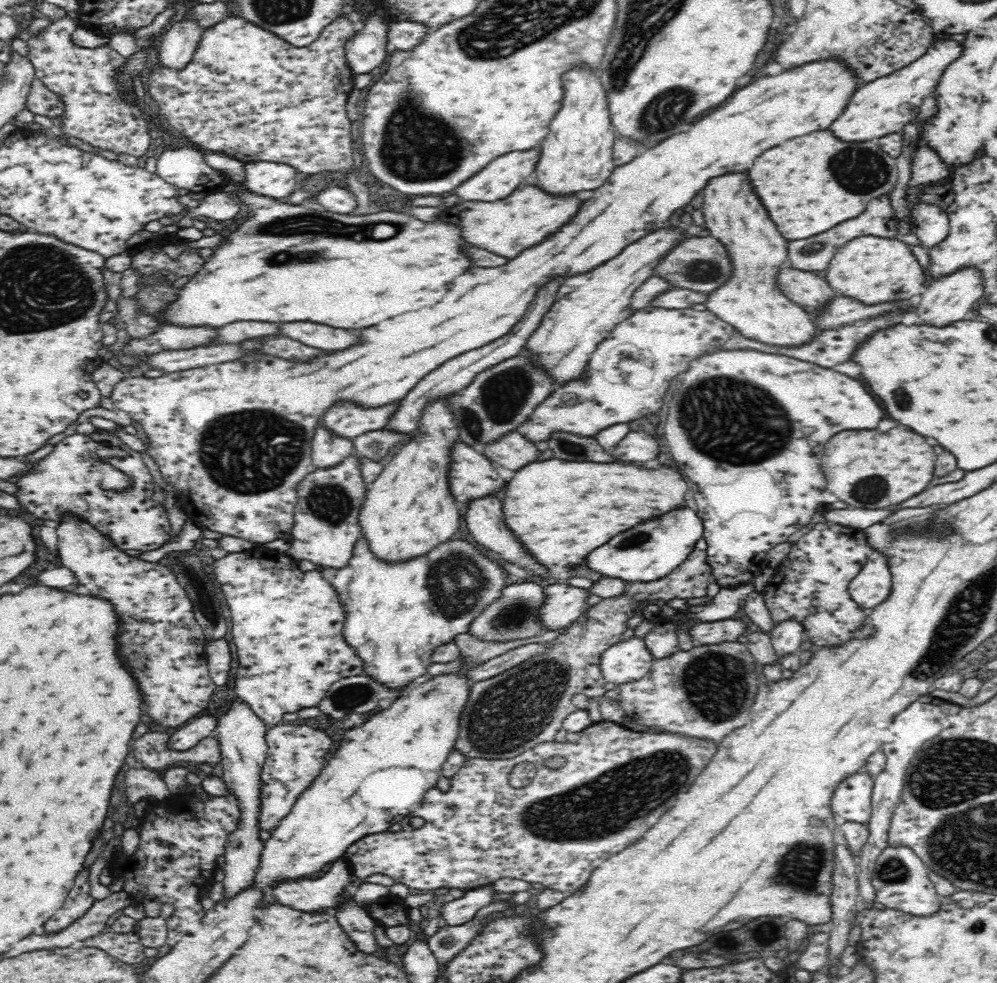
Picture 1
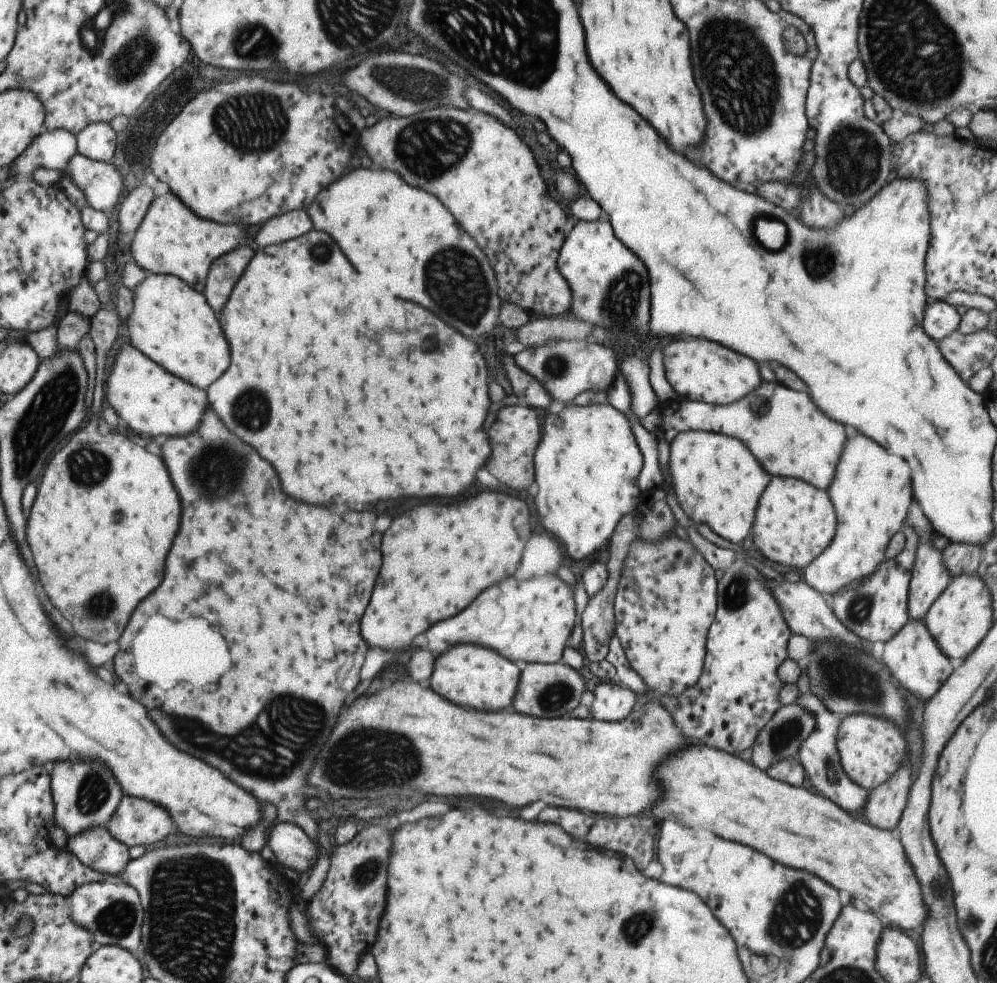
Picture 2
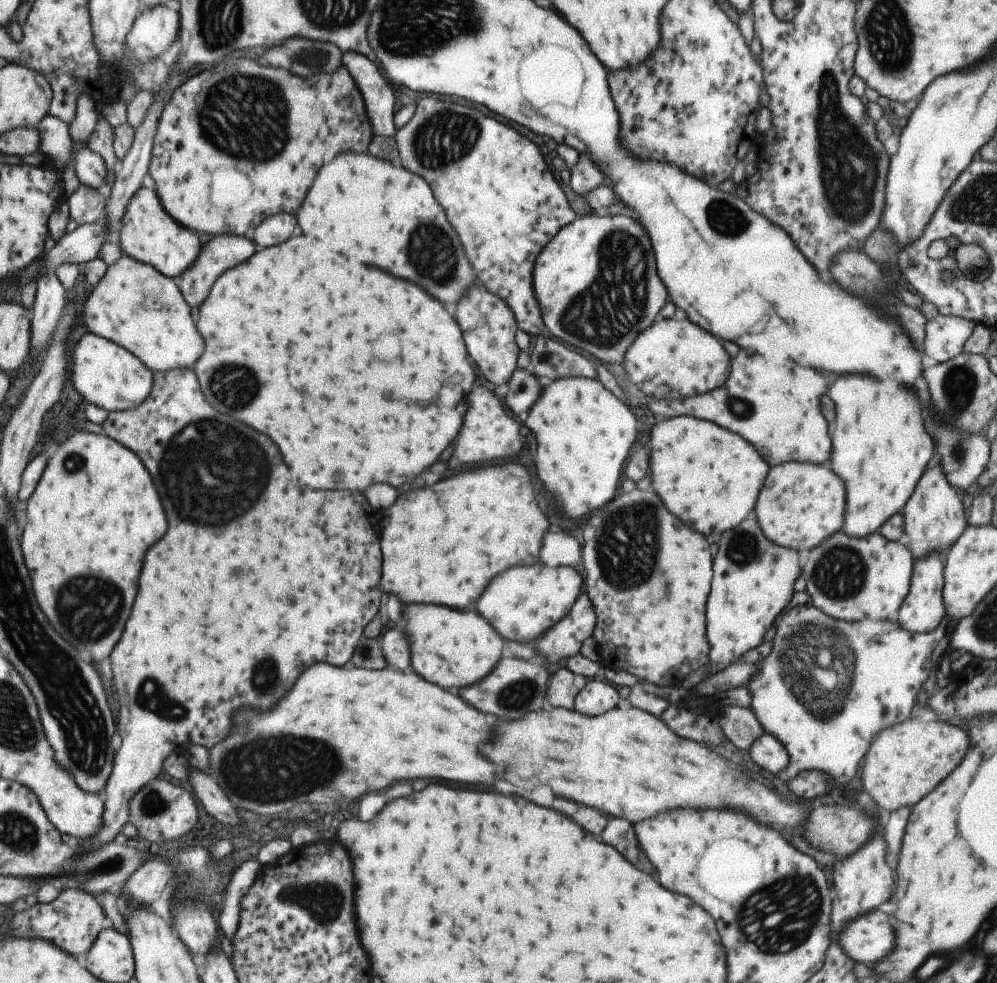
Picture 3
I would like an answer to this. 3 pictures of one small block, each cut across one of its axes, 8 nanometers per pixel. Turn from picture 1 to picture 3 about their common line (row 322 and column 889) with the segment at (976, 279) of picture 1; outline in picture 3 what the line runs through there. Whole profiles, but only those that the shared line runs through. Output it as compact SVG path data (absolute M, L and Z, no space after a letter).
M869 910L837 934L837 944L853 962L873 964L893 948L891 924L881 910Z

